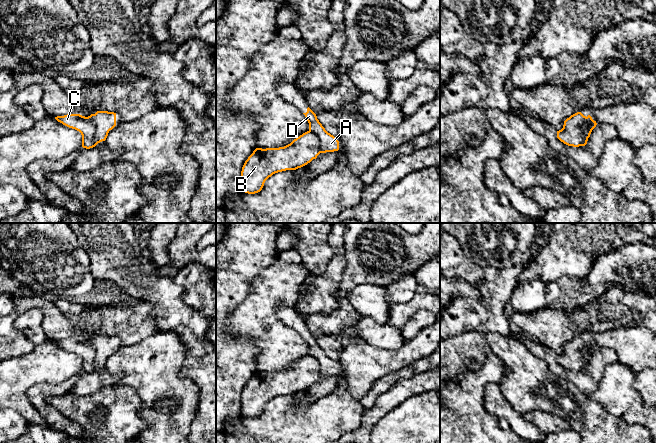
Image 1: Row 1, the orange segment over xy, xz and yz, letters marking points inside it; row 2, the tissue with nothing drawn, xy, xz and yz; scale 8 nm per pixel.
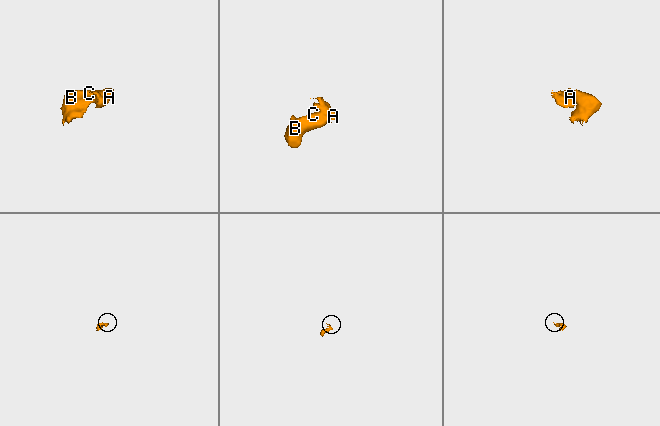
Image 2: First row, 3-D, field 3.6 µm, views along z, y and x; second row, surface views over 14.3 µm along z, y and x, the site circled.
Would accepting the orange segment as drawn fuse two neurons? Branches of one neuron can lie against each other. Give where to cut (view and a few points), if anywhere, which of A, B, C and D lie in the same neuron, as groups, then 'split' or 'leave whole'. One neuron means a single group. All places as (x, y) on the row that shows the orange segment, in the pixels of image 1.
cut in xy along (86, 117), (94, 125), (95, 145); A D / B C; split

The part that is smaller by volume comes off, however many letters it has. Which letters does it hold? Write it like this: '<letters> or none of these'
A, D

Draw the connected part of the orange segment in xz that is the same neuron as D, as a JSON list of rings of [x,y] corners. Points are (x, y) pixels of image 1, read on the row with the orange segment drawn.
[[[308,107],[303,113],[309,123],[309,131],[314,133],[319,139],[320,153],[334,152],[339,150],[339,141],[336,137],[328,133],[317,119],[316,114]]]

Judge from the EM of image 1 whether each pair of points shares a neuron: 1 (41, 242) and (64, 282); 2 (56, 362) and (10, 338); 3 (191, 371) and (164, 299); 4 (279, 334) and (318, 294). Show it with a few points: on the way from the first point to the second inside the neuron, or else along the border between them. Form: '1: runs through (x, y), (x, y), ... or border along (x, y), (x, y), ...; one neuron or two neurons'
1: runs through (43, 252), (63, 272); one neuron
2: border along (36, 347), (28, 353), (10, 358); two neurons
3: runs through (193, 353), (193, 332), (178, 317); one neuron
4: border along (302, 283), (299, 289), (298, 301), (294, 307); two neurons

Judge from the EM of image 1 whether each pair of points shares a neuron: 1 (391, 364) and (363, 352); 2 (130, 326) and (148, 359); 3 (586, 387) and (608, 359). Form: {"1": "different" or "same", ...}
{"1": "same", "2": "different", "3": "same"}

